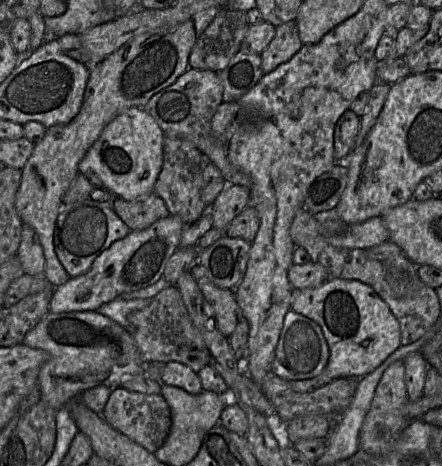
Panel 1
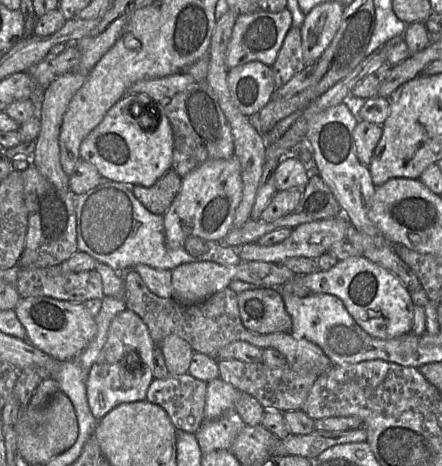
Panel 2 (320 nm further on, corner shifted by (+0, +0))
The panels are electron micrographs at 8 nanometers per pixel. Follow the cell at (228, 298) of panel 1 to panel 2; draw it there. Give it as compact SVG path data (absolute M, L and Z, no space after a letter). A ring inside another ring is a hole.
M255 288L237 294L243 326L255 334L290 333L292 320L283 297L273 289Z

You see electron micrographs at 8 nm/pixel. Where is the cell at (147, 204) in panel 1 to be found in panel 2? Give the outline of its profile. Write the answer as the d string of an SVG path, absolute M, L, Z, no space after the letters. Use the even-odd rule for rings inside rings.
M174 171L166 172L153 186L133 186L135 197L153 214L164 215L182 186L182 178Z

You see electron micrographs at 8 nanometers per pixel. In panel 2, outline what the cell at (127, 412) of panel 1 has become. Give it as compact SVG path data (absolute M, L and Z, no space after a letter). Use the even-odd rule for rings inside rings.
M189 374L154 379L146 401L162 407L176 430L196 433L204 422L207 383Z

